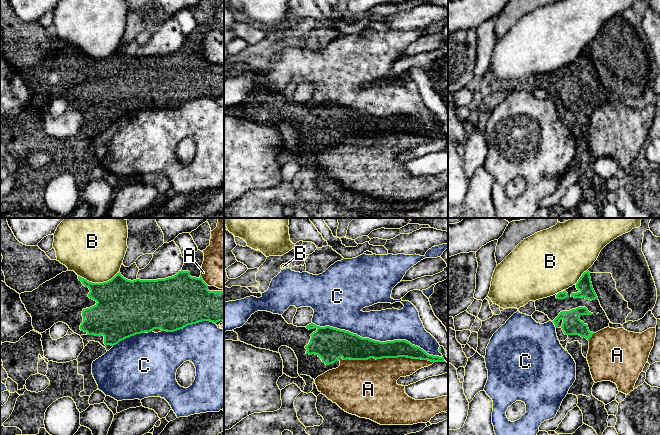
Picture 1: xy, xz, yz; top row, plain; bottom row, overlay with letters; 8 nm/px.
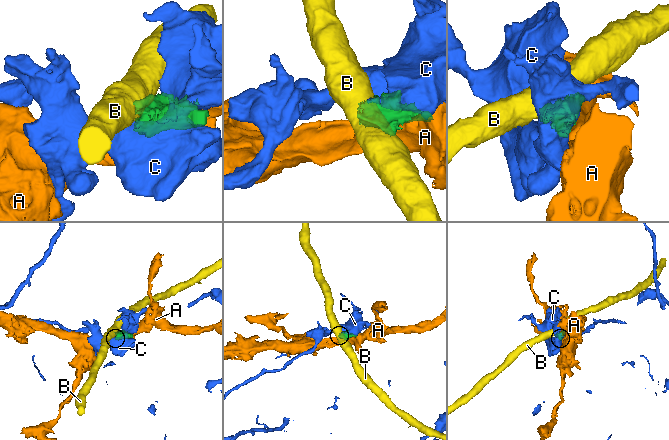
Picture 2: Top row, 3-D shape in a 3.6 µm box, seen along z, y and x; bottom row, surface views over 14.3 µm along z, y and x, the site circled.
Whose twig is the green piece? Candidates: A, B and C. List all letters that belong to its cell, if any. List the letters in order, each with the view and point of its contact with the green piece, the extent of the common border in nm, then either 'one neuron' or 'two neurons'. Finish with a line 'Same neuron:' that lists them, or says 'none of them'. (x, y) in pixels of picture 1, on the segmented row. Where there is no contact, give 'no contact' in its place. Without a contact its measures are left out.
A: xz (386, 357) | 750 nm | two neurons
B: xy (98, 283) | 340 nm | two neurons
C: xz (377, 341) | 1100 nm | two neurons
Same neuron: none of them

